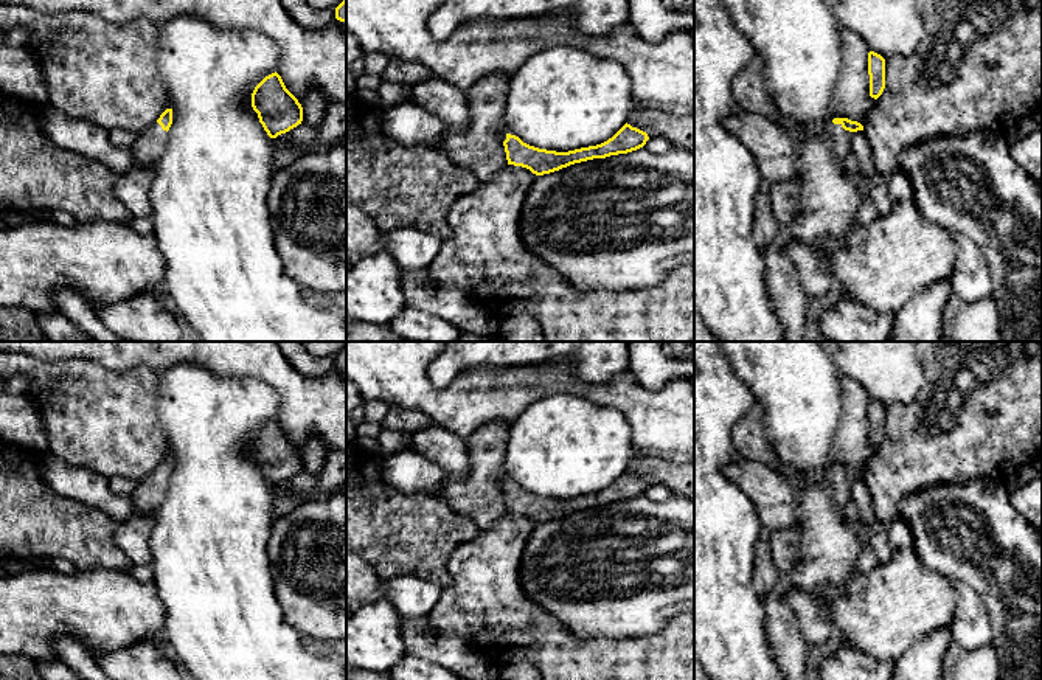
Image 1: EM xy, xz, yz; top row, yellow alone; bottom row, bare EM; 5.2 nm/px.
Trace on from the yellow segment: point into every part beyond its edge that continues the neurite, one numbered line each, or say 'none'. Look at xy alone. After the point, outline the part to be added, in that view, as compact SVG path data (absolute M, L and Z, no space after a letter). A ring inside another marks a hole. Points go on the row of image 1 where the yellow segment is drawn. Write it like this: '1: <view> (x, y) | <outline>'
1: xy (149, 145) | M158 123L138 134L135 143L130 146L135 161L140 168L154 168L157 158L165 151L168 132Z

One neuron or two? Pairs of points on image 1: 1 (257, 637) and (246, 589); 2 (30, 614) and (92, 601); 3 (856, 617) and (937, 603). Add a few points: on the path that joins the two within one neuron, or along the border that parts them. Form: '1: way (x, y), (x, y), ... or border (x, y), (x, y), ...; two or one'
1: way (246, 624), (246, 601); one
2: way (45, 604), (76, 604); one
3: way (876, 617), (898, 603), (916, 603); one

